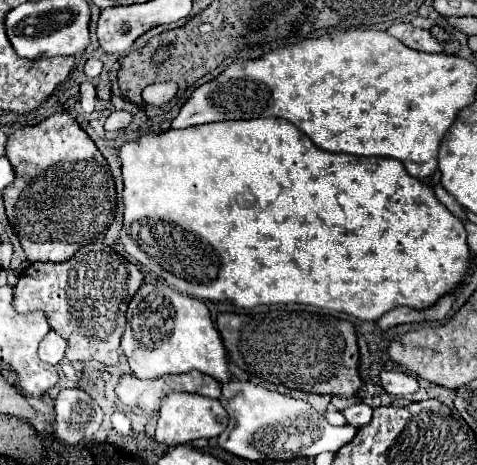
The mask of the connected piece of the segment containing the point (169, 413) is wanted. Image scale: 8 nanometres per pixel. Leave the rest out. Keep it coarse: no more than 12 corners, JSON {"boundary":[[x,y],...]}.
{"boundary":[[188,392],[162,400],[154,440],[214,438],[228,426],[220,400]]}

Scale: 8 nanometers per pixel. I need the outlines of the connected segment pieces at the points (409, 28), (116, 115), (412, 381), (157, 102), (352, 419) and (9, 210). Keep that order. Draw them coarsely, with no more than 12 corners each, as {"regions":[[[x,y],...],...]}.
{"regions":[[[392,24],[386,32],[412,50],[442,52],[428,30]],[[125,110],[113,111],[104,128],[116,132],[127,127],[134,116]],[[382,372],[380,382],[388,394],[408,396],[418,380],[404,372]],[[174,82],[147,86],[143,100],[152,106],[166,104],[178,86]],[[354,404],[342,414],[350,426],[362,428],[370,423],[373,409]],[[68,112],[9,135],[2,192],[30,262],[100,242],[114,178]]]}

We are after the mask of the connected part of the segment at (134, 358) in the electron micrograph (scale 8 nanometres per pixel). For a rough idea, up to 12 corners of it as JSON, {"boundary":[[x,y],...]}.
{"boundary":[[142,284],[122,352],[136,378],[230,382],[202,300]]}

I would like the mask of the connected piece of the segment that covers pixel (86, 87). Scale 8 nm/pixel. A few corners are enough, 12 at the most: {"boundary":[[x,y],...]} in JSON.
{"boundary":[[80,84],[80,102],[84,112],[95,110],[96,88]]}

